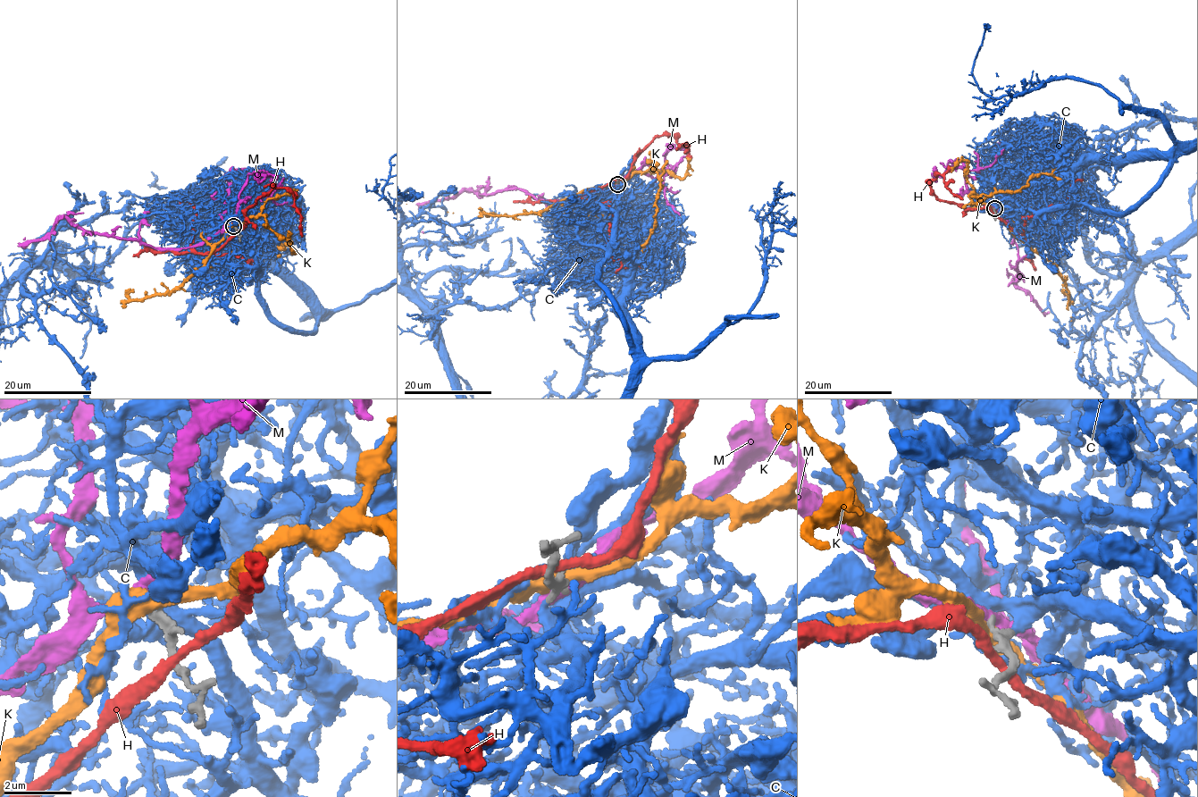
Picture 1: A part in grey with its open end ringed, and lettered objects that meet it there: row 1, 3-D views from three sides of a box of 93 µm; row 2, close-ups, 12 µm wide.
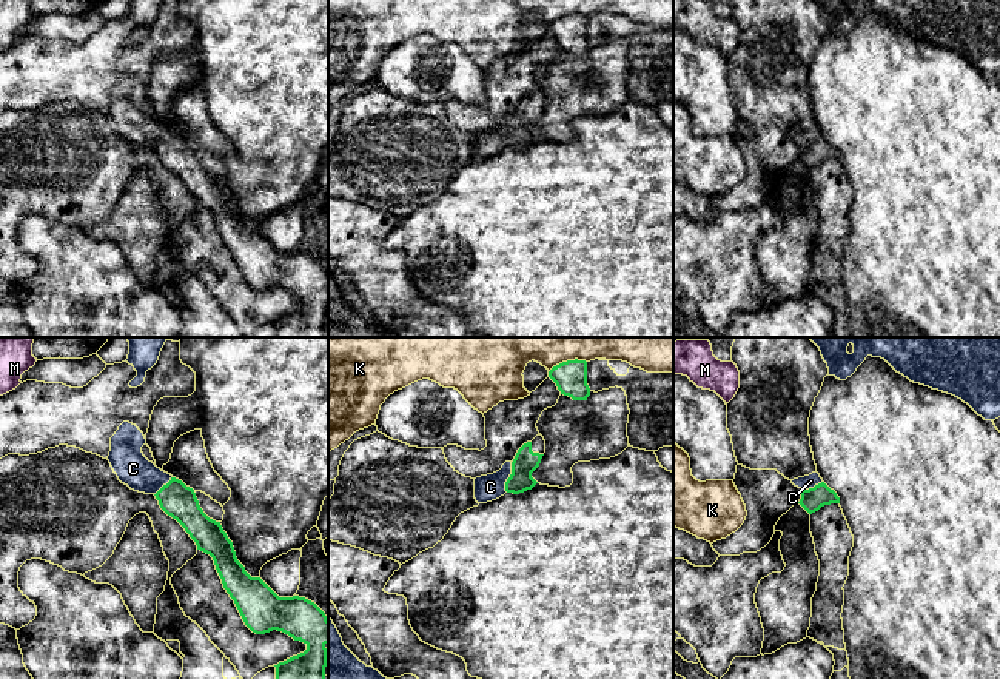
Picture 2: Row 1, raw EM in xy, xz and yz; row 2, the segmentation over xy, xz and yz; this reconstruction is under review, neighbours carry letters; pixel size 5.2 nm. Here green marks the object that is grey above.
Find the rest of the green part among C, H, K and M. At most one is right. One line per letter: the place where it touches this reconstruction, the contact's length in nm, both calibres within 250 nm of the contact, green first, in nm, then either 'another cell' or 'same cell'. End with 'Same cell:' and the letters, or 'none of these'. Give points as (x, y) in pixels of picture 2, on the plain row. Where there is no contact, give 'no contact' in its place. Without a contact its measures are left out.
C: meets green in xz at (509, 133); contact 160 nm long; 120 nm thick on the green side, 140 nm on the other; same cell
H: no contact; another cell
K: meets green in xz at (567, 16); contact 200 nm long; 170 nm thick on the green side, 120 nm on the other; another cell
M: no contact; another cell
Same cell: C

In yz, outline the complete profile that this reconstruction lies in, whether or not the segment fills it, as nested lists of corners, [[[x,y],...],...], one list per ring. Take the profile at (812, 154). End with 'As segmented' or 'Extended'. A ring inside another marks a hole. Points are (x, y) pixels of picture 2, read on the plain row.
[[[815,126],[809,131],[794,134],[792,139],[801,145],[800,160],[809,168],[818,166],[824,160],[840,159],[840,152],[831,145]]]. Extended

